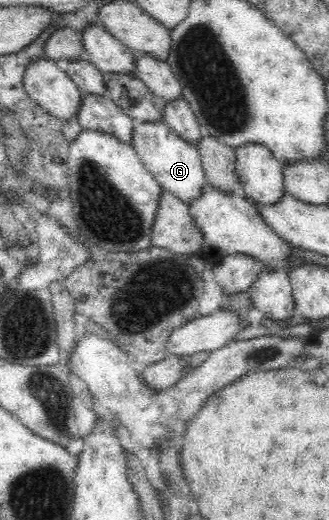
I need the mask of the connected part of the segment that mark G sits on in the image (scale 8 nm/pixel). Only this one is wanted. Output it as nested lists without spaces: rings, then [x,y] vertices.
[[[163,114],[161,118],[154,121],[136,119],[131,134],[130,145],[136,150],[136,154],[162,189],[173,193],[184,204],[191,203],[199,197],[206,180],[201,155],[196,144],[193,145],[182,139],[165,122]]]

